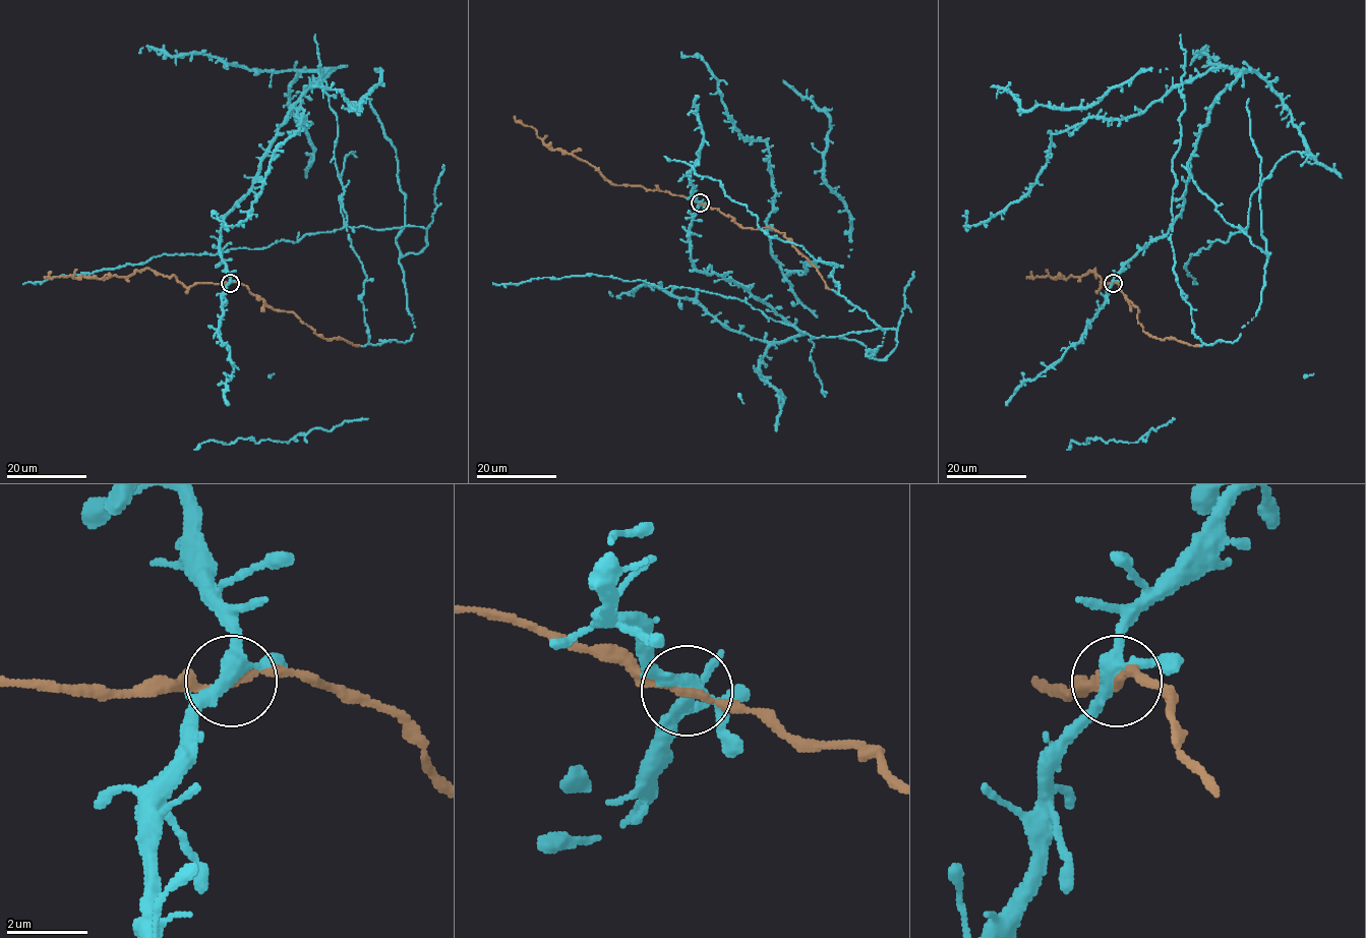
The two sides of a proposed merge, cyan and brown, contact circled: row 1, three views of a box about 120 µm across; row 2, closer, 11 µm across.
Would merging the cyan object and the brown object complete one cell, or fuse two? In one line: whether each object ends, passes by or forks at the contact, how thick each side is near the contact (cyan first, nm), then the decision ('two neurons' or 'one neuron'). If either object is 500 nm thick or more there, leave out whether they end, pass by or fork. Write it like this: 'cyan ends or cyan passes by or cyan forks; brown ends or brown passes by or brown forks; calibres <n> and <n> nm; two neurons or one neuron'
cyan forks; brown passes by; calibres 320 and 160 nm; one neuron

